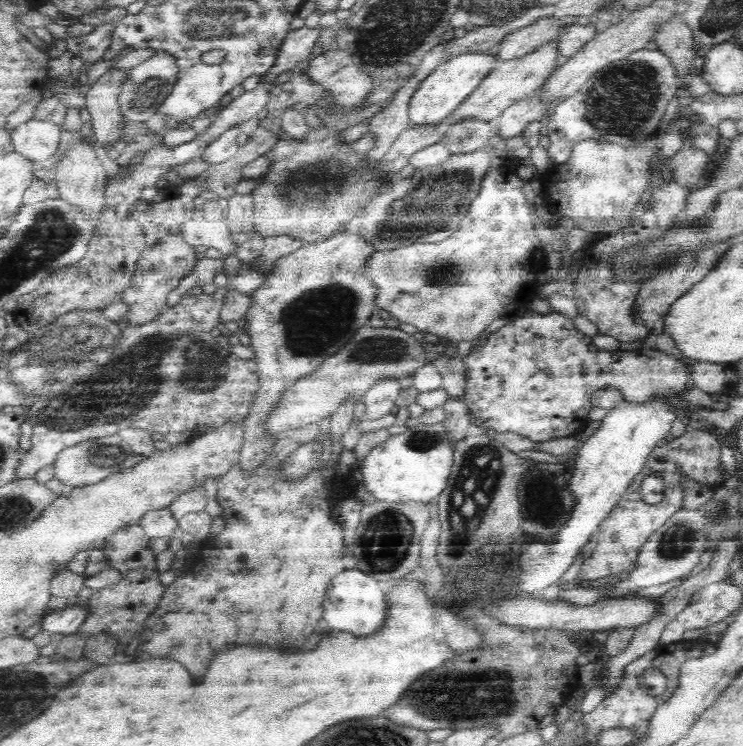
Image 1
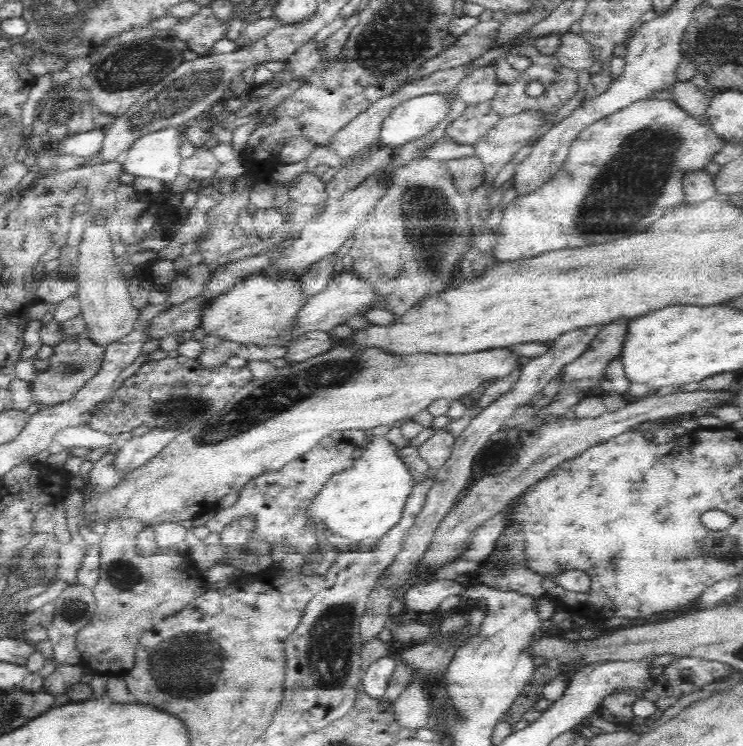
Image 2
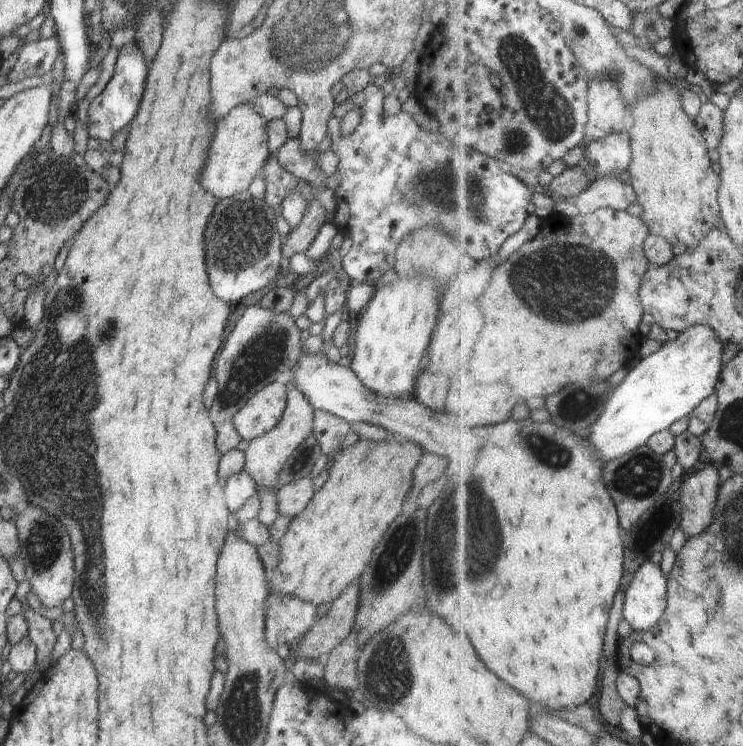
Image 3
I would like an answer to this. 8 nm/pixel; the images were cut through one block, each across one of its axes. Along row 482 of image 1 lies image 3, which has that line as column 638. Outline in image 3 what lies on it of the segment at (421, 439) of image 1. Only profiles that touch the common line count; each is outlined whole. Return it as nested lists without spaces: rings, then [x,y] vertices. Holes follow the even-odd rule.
[[[708,325],[690,327],[677,339],[638,361],[611,394],[606,410],[592,427],[593,445],[608,462],[648,445],[654,435],[690,416],[717,392],[724,367],[726,345]]]

